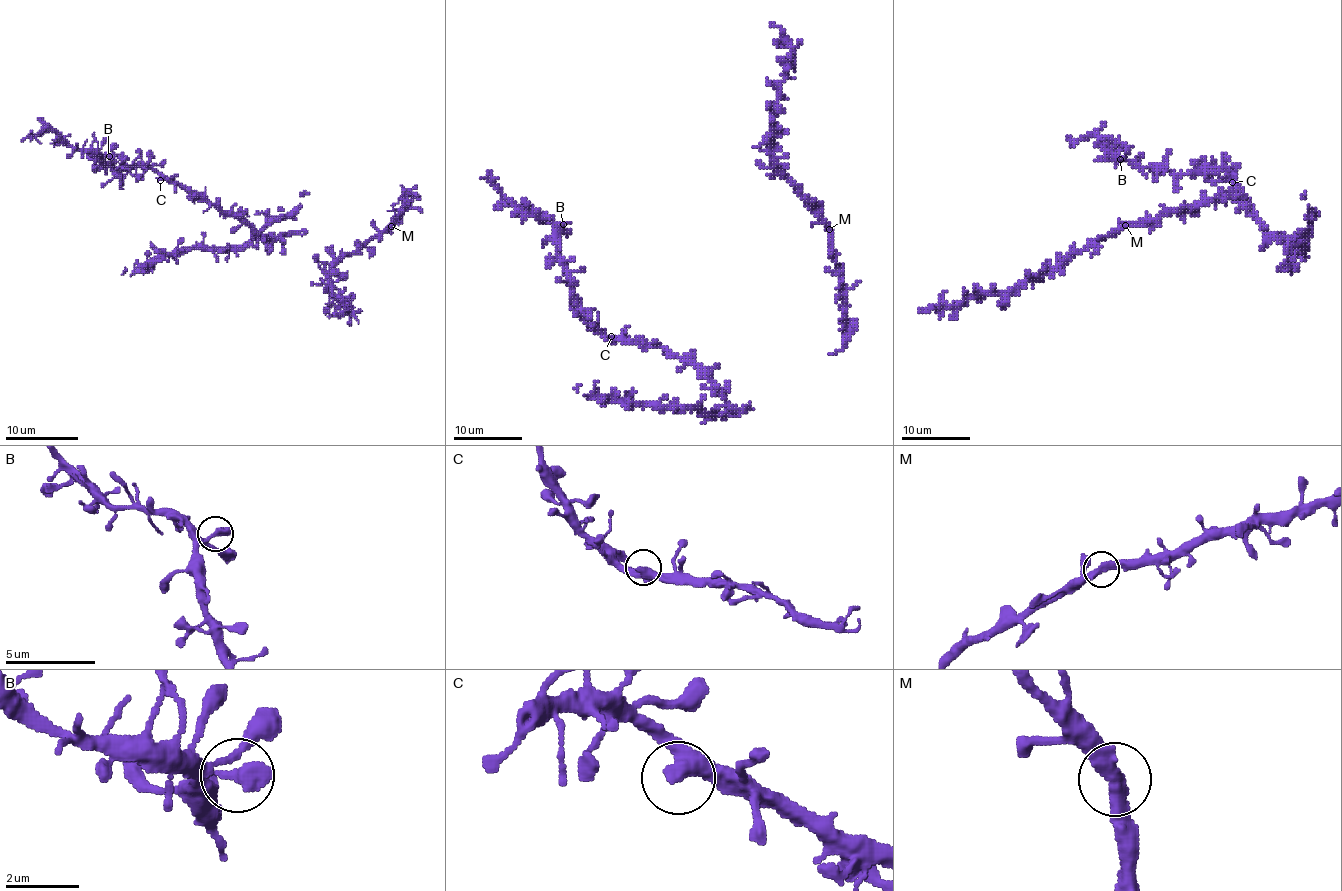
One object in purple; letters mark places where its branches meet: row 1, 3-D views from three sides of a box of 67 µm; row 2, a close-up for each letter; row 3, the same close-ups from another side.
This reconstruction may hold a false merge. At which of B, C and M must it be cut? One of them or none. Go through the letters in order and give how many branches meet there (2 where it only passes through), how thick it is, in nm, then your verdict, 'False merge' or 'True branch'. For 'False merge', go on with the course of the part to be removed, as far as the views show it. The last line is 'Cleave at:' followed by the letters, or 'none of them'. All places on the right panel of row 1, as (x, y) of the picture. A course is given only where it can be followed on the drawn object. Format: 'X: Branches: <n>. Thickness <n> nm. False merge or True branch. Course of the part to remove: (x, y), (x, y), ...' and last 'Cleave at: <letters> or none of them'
B: Branches: 2. Thickness 360 nm. True branch
C: Branches: 2. Thickness 360 nm. True branch
M: Branches: 2. Thickness 420 nm. True branch
Cleave at: none of them

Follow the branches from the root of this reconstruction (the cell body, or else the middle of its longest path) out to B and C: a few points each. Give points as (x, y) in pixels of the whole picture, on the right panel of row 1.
B: (1304, 196), (1311, 222), (1308, 234), (1273, 237), (1246, 209), (1230, 172), (1170, 173), (1120, 159)
C: (1304, 196), (1309, 204), (1311, 222), (1308, 234), (1273, 237), (1246, 209), (1239, 196), (1239, 187), (1232, 182)

